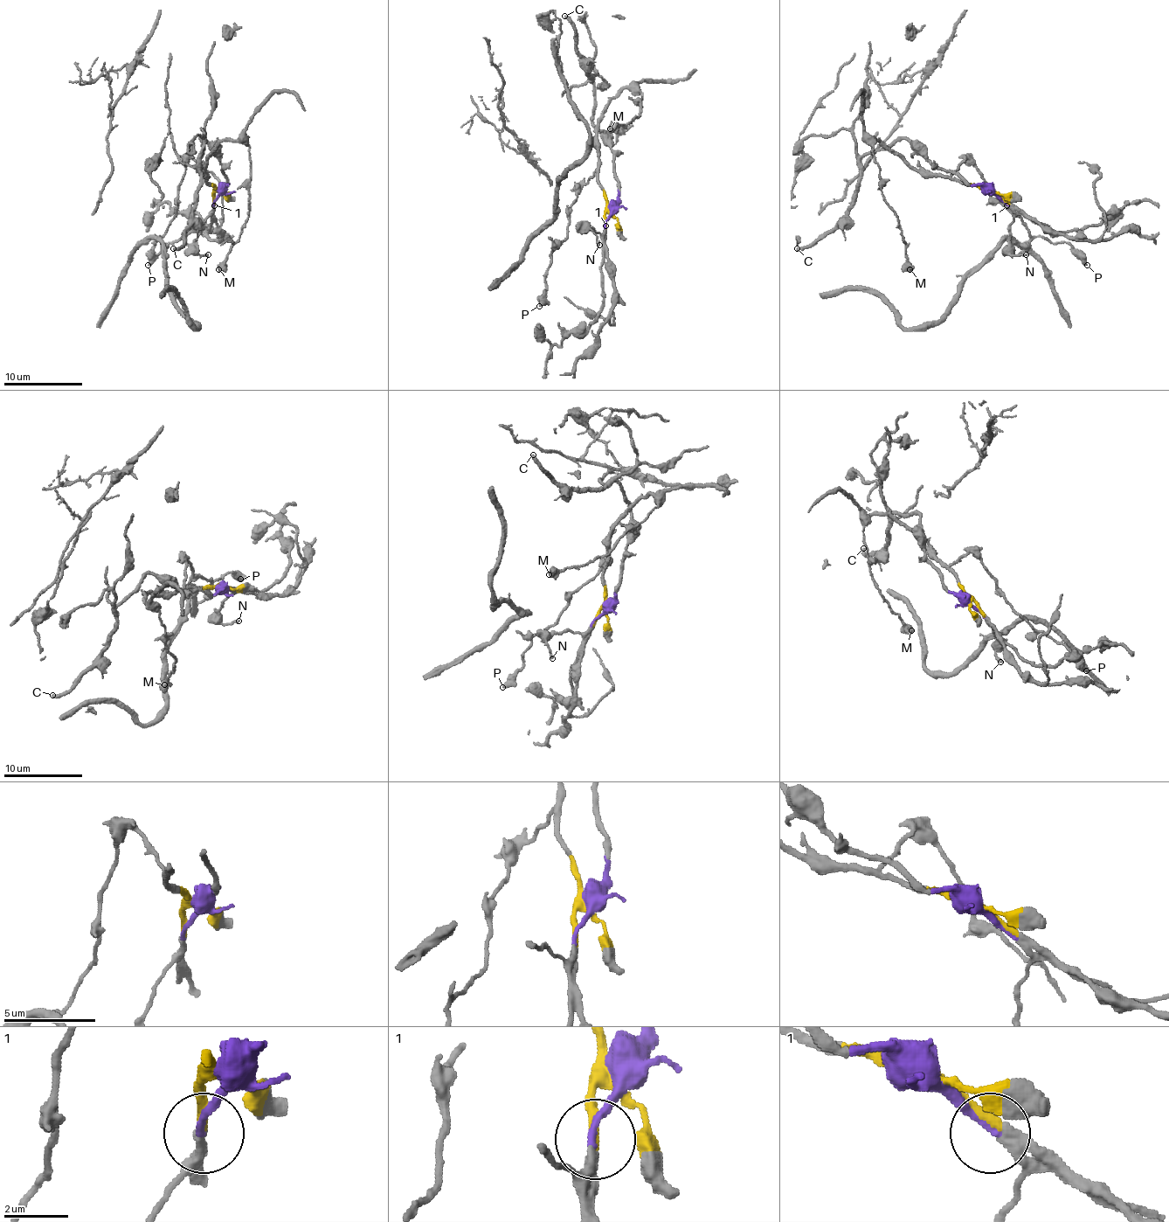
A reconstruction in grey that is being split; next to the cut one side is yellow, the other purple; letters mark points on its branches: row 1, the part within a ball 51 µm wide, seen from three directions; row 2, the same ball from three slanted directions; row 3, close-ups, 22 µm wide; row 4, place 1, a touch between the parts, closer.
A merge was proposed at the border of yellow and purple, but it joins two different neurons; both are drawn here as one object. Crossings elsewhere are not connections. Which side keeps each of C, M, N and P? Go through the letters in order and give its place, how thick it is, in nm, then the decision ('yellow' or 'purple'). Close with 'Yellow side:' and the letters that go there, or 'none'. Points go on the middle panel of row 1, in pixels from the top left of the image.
C: at (564, 16); 340 nm thick; purple
M: at (610, 128); 700 nm thick; yellow
N: at (599, 245); 220 nm thick; purple
P: at (539, 306); 420 nm thick; yellow
Yellow side: M, P

